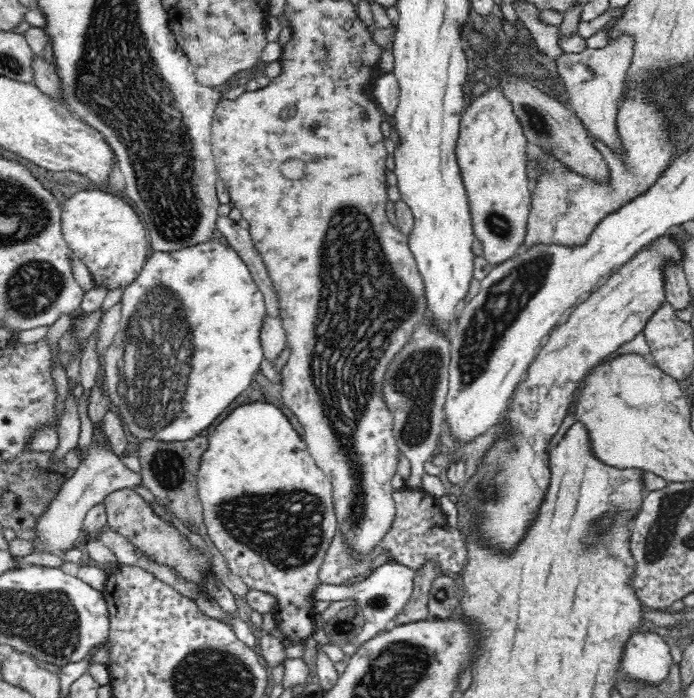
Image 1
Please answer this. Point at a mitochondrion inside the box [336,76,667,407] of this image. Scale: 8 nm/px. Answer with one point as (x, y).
(503, 303)

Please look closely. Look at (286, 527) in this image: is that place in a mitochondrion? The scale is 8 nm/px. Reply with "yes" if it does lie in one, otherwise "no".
yes

